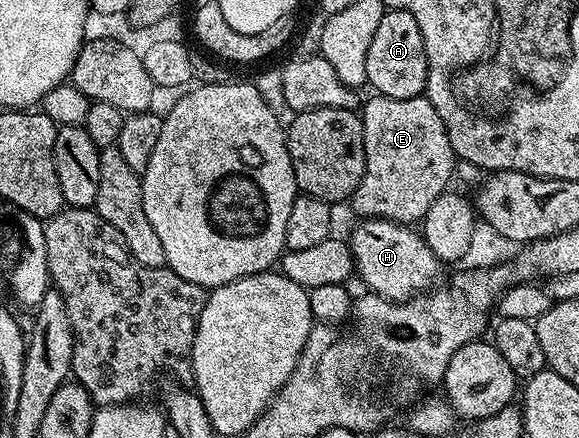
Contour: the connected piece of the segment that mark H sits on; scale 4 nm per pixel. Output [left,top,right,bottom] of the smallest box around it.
[347,219,442,303]

